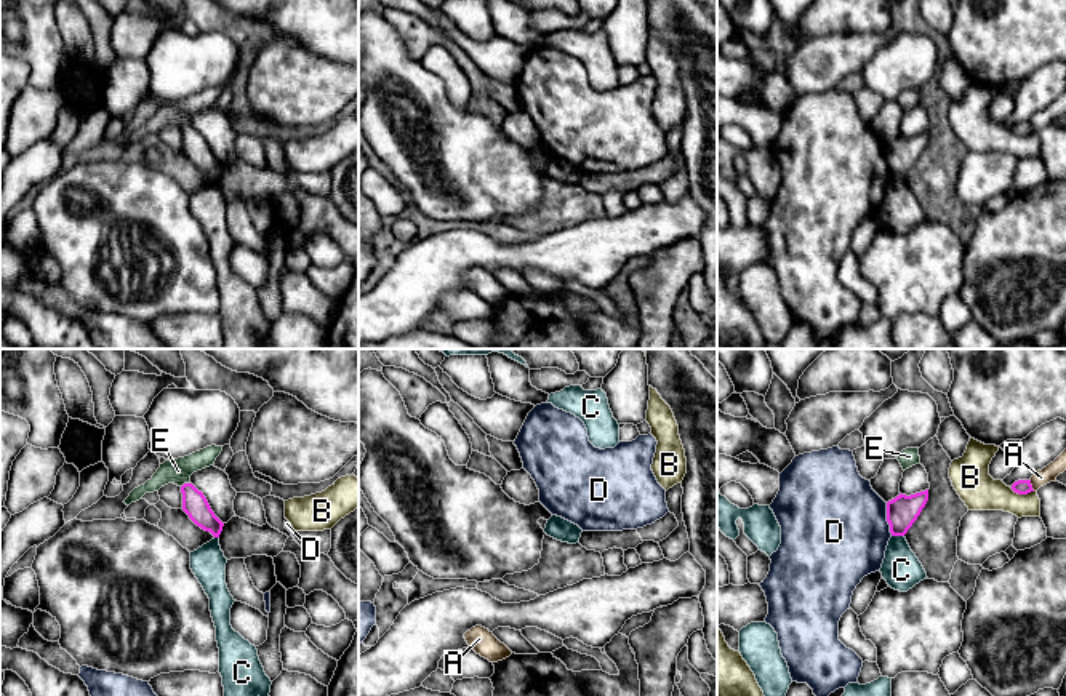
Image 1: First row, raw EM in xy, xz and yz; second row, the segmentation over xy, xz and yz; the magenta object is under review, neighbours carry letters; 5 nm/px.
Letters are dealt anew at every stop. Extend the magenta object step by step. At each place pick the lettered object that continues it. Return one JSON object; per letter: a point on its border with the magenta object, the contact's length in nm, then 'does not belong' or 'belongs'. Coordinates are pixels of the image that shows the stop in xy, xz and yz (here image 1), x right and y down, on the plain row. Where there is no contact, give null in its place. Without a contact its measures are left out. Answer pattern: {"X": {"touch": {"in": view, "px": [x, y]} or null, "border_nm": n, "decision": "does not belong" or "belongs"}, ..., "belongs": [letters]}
{"A": {"touch": {"in": "yz", "px": [1031, 127]}, "border_nm": 70, "decision": "does not belong"}, "B": {"touch": {"in": "yz", "px": [1021, 135]}, "border_nm": 120, "decision": "does not belong"}, "C": {"touch": {"in": "yz", "px": [898, 176]}, "border_nm": 60, "decision": "does not belong"}, "D": {"touch": {"in": "yz", "px": [887, 160]}, "border_nm": 170, "decision": "does not belong"}, "E": {"touch": {"in": "xy", "px": [184, 125]}, "border_nm": 50, "decision": "does not belong"}, "belongs": []}

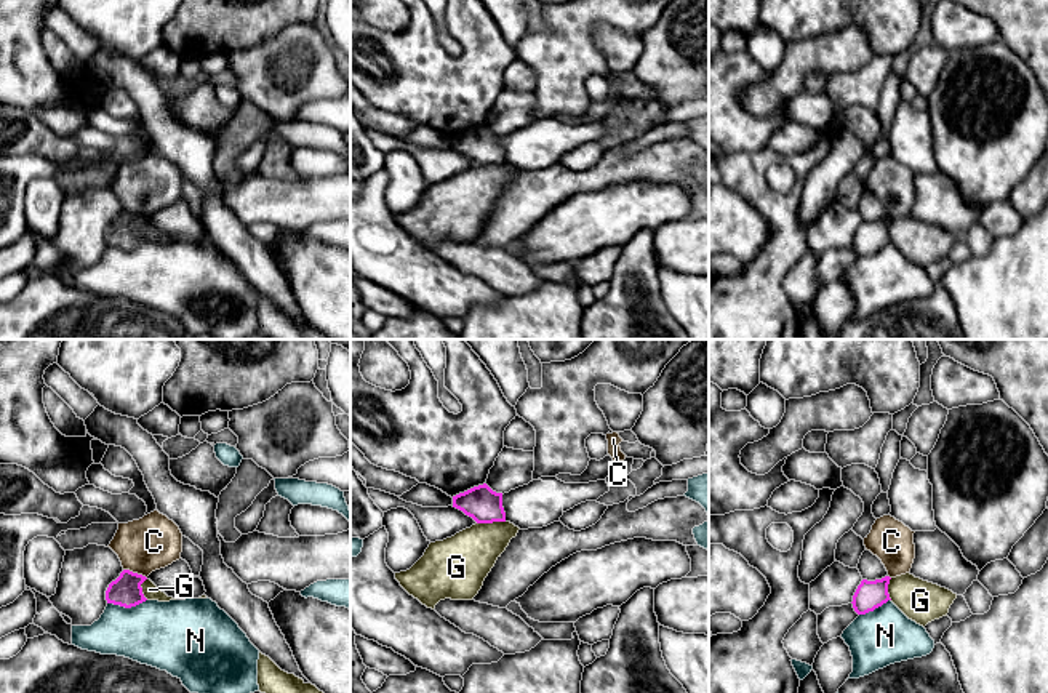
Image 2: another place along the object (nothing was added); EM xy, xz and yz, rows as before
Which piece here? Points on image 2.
{"C": {"touch": {"in": "xy", "px": [135, 215]}, "border_nm": 130, "decision": "does not belong"}, "G": {"touch": {"in": "xz", "px": [490, 164]}, "border_nm": 140, "decision": "does not belong"}, "N": {"touch": {"in": "xy", "px": [127, 248]}, "border_nm": 200, "decision": "does not belong"}, "belongs": []}

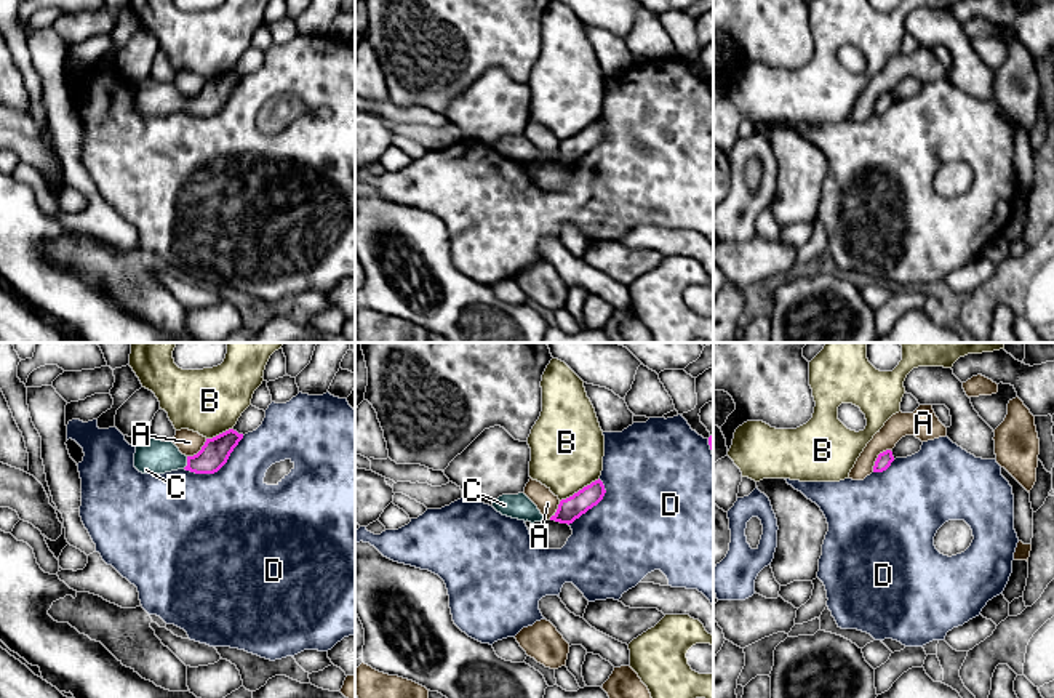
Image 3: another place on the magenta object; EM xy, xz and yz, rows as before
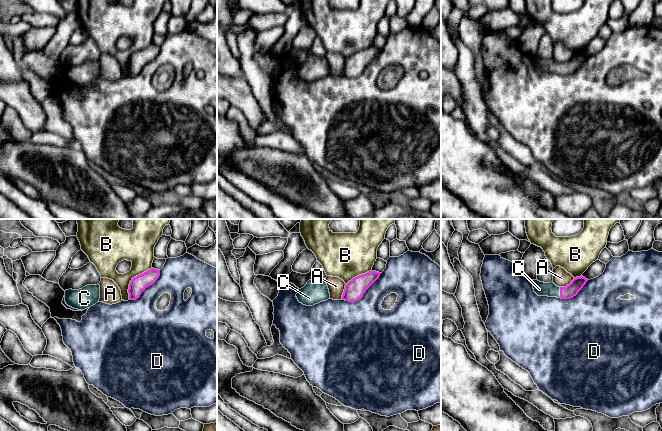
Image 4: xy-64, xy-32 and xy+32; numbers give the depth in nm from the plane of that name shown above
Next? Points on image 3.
{"A": {"touch": {"in": "yz", "px": [877, 100]}, "border_nm": 150, "decision": "does not belong"}, "B": {"touch": {"in": "xz", "px": [579, 132]}, "border_nm": 240, "decision": "does not belong"}, "C": {"touch": {"in": "xy", "px": [187, 104]}, "border_nm": 70, "decision": "belongs"}, "D": {"touch": {"in": "xy", "px": [218, 111]}, "border_nm": 340, "decision": "does not belong"}, "belongs": ["C"]}

